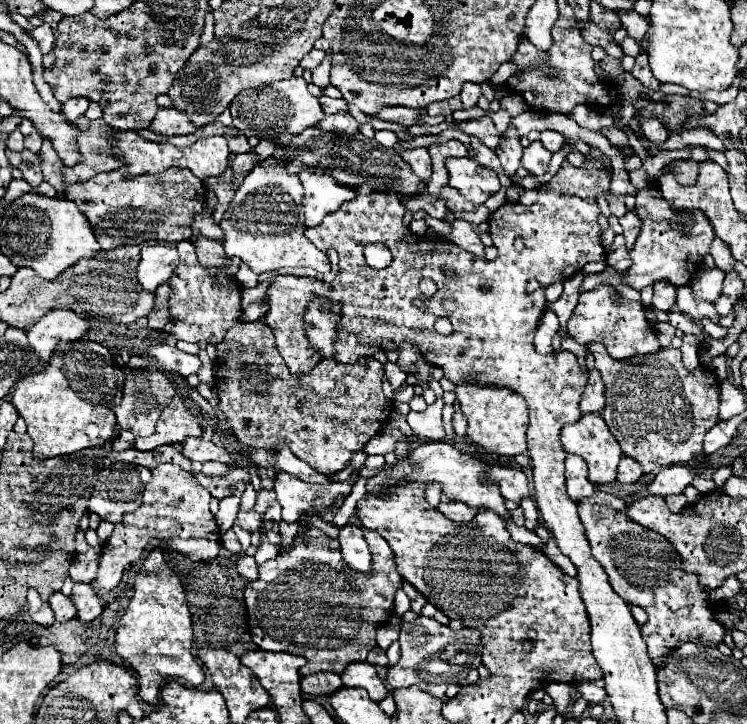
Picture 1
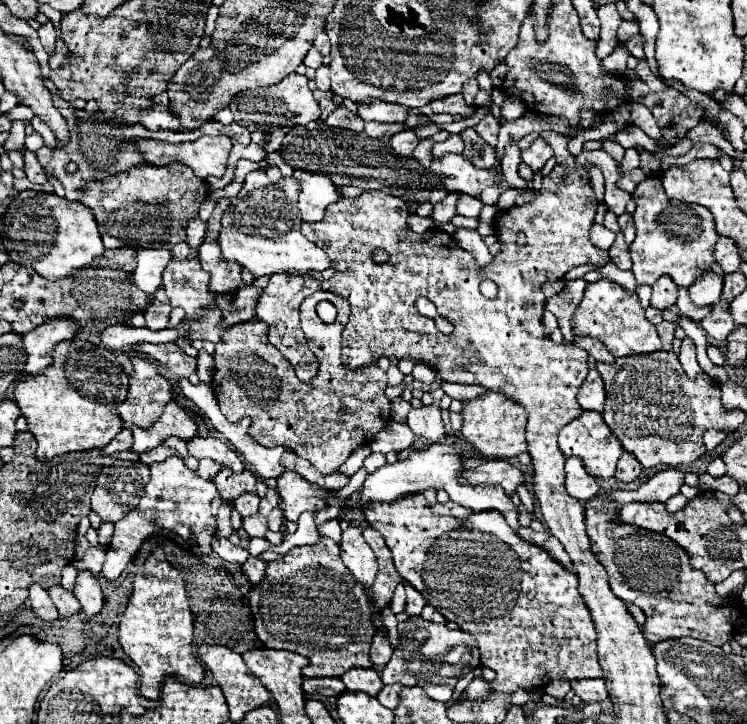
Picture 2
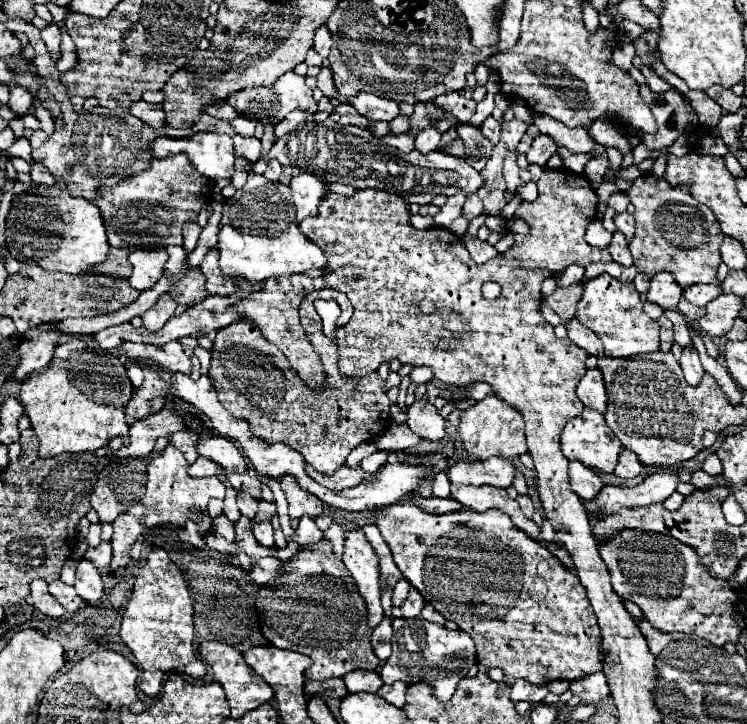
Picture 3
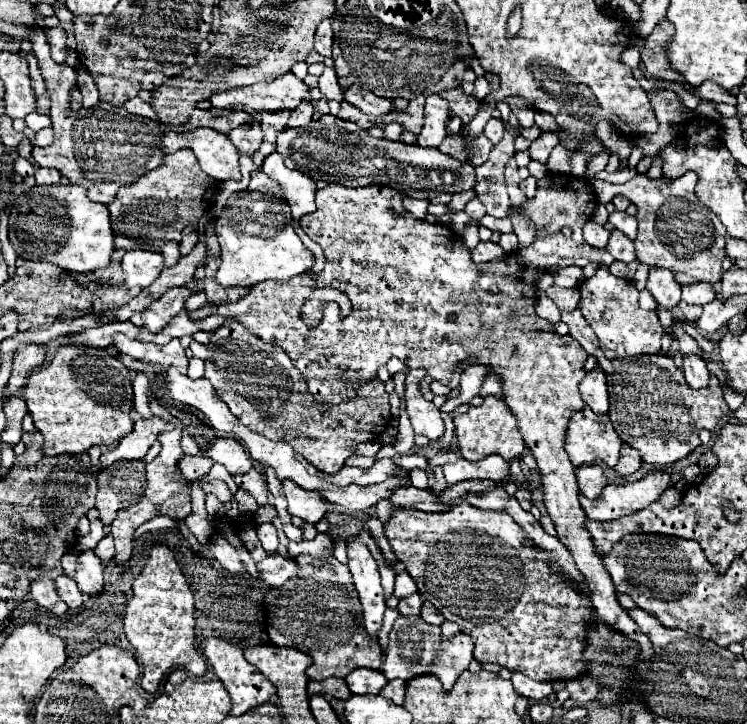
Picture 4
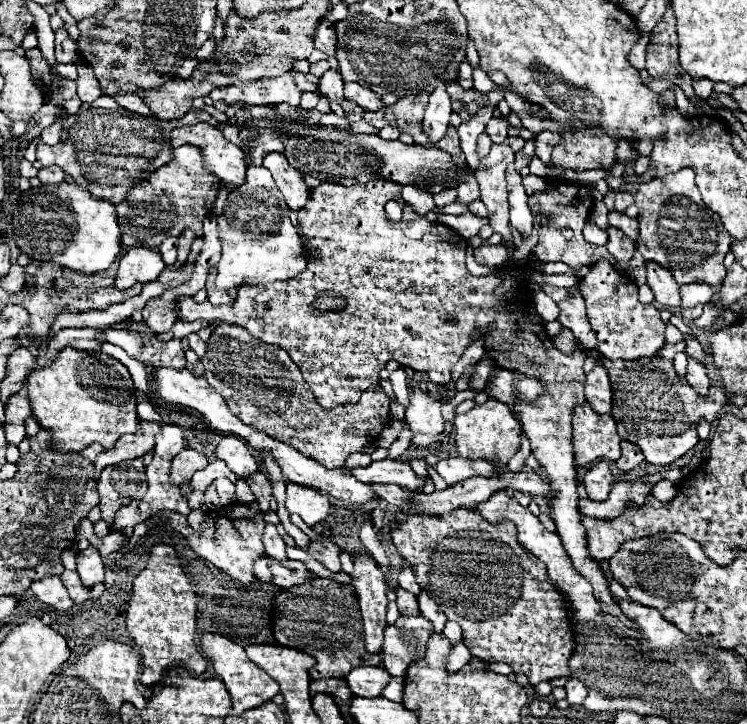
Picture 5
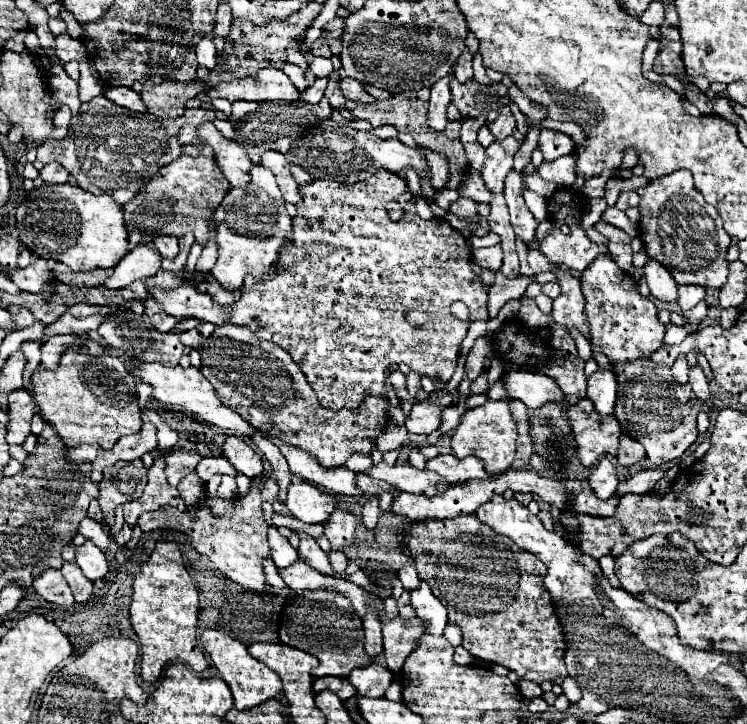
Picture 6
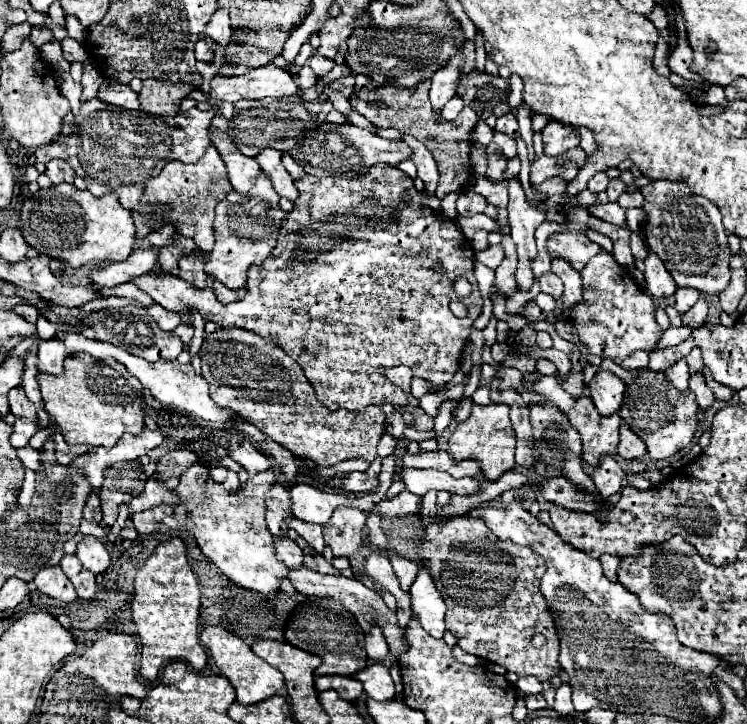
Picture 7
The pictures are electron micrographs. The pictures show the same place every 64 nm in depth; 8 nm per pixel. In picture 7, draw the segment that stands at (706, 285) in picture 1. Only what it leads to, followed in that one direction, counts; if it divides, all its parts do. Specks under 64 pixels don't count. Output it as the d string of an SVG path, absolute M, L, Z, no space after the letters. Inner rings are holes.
M678 288L674 296L676 296L676 306L674 308L680 314L684 314L684 312L688 312L698 302L700 290L696 290L696 288Z

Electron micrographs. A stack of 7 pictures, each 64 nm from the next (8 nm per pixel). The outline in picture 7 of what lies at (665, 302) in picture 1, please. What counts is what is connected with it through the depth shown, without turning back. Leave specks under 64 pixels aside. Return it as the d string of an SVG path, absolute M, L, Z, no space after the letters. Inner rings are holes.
M650 252L648 258L644 260L646 270L644 270L644 278L646 278L646 290L650 296L656 298L668 298L676 292L676 282L672 280L670 272L664 268L664 264L660 264L660 258Z

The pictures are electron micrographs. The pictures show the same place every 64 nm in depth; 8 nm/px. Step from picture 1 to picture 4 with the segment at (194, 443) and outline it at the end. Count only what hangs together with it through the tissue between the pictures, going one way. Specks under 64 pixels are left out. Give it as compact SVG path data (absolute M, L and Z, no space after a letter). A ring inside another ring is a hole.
M216 438L206 450L206 456L222 464L230 474L246 474L252 468L252 460L244 448L232 438Z

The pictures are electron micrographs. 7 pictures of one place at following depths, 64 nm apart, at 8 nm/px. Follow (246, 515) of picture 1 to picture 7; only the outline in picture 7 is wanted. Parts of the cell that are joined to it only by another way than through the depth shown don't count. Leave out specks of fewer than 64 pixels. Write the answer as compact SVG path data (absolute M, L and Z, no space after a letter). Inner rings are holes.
M274 536L274 546L276 546L276 558L286 564L288 568L300 568L304 564L304 552L302 548L292 542L290 538L276 538Z

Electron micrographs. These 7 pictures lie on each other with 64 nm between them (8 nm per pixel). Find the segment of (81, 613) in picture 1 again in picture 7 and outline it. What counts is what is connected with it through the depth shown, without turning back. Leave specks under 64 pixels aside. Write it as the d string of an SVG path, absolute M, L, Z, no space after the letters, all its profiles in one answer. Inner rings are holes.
M84 536L84 540L78 544L76 556L80 564L92 572L92 574L104 574L110 566L110 554L106 550L106 544L96 540L94 536Z

